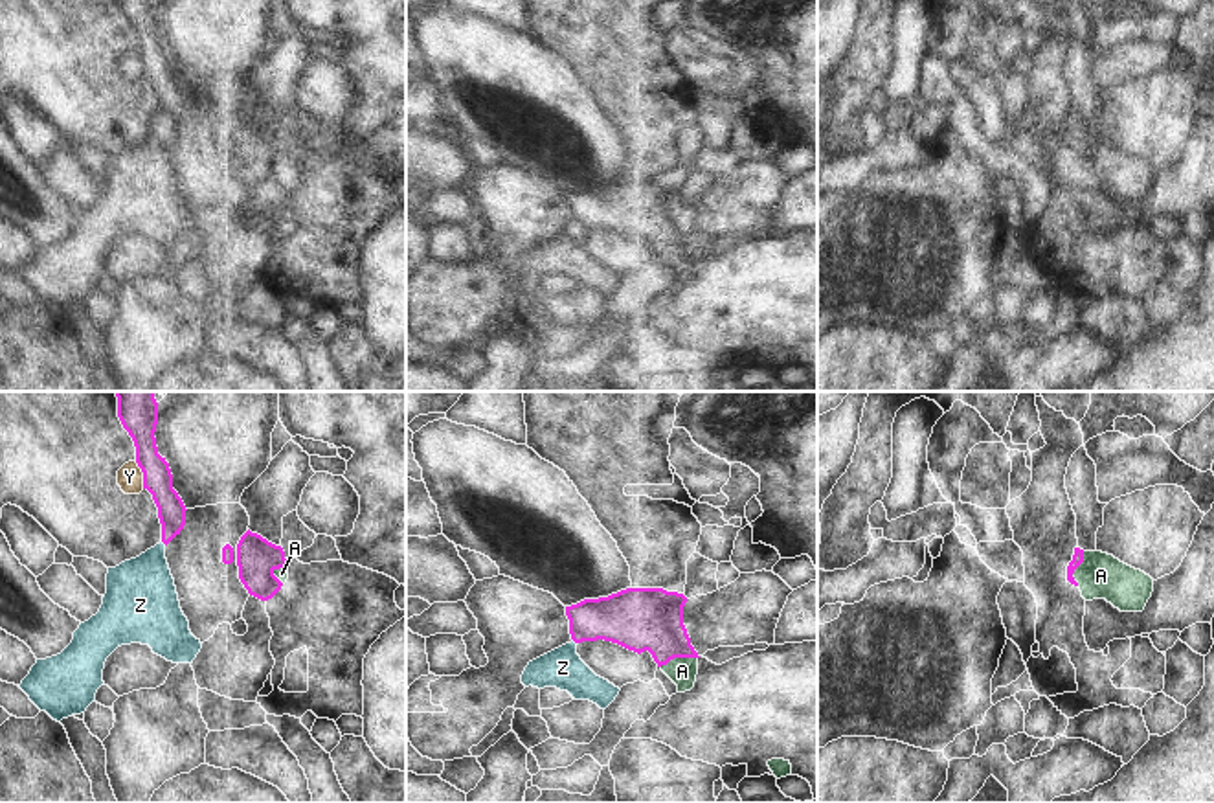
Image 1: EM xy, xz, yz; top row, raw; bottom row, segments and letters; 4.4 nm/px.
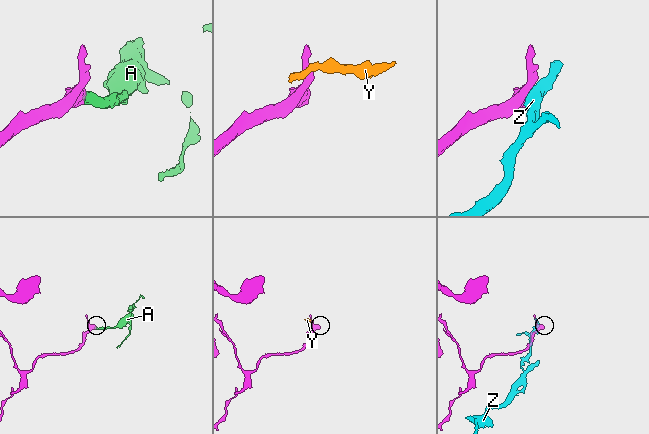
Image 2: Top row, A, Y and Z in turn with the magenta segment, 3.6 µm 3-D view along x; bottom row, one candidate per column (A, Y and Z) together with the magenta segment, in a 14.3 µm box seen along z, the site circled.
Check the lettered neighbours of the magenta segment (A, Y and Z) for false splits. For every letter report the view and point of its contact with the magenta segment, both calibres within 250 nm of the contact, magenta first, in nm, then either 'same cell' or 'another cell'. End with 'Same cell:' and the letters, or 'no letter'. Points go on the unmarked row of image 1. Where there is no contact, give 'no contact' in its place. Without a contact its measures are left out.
A: xz (678, 245) | 280/120 nm | same cell
Y: xy (144, 63) | 130/110 nm | another cell
Z: xy (164, 131) | 130/300 nm | another cell
Same cell: A

